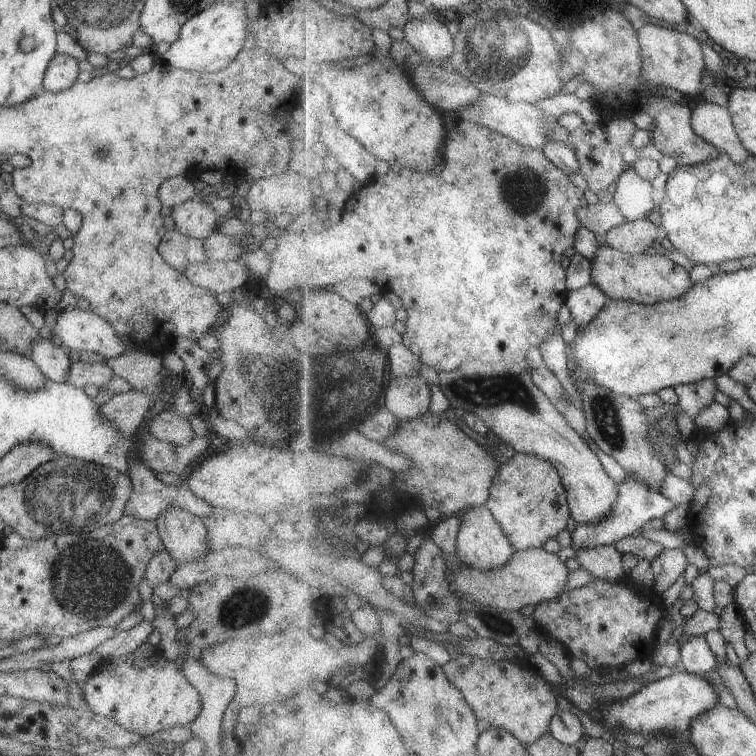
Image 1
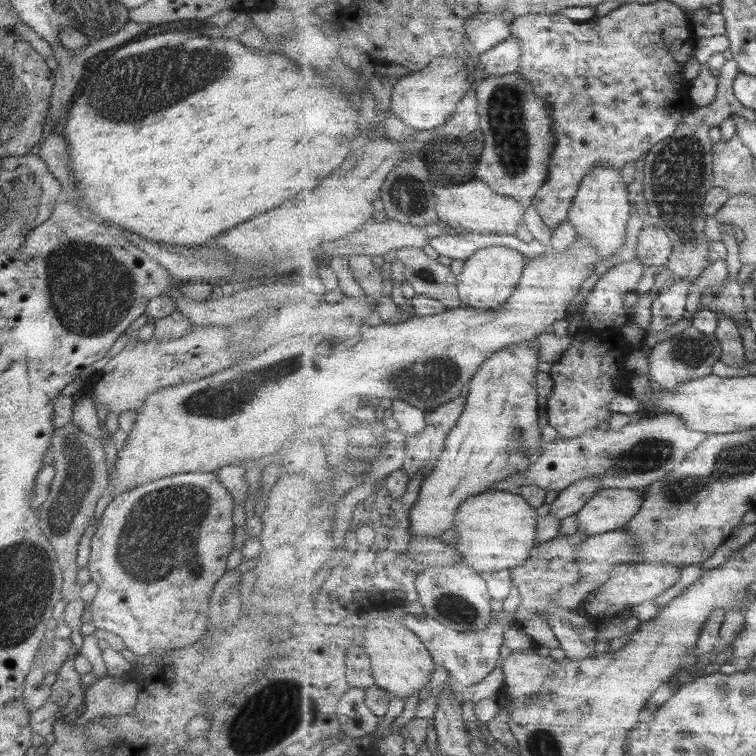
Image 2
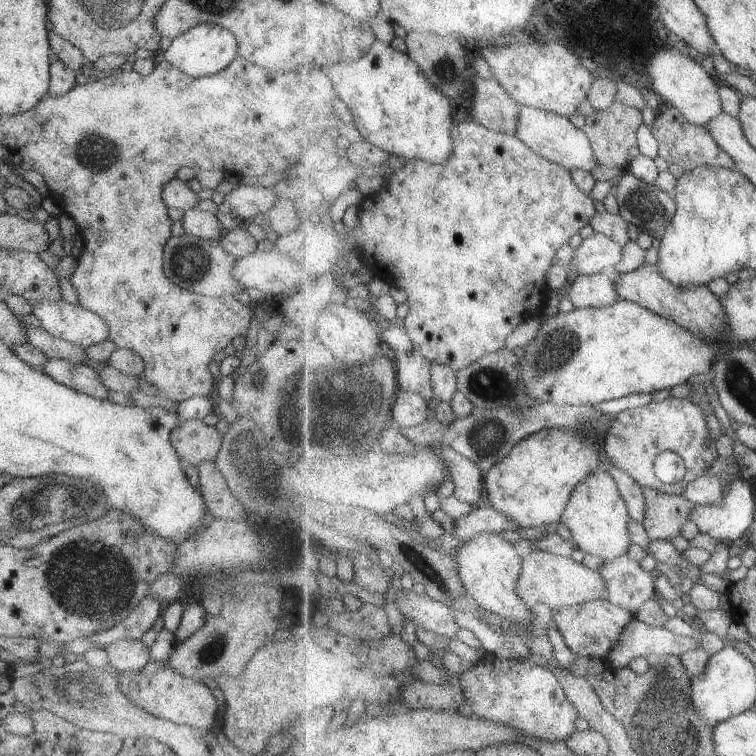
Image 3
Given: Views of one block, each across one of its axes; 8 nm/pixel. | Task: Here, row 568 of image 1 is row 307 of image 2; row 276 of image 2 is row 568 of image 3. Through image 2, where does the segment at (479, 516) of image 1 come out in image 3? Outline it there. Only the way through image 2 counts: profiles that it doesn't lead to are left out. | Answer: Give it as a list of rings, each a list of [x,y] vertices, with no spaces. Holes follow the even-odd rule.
[[[481,533],[460,543],[455,560],[462,583],[479,607],[529,628],[534,614],[530,606],[520,599],[517,586],[524,564],[523,556],[524,549],[520,545],[503,540],[499,533]]]

